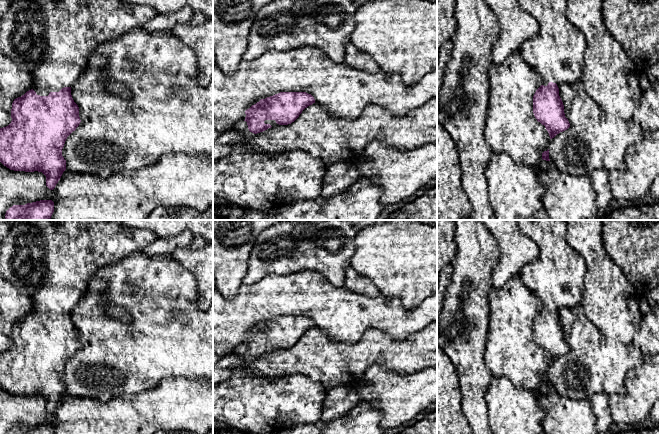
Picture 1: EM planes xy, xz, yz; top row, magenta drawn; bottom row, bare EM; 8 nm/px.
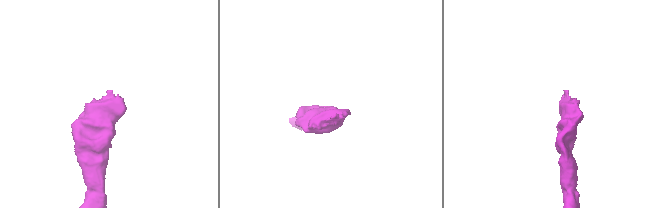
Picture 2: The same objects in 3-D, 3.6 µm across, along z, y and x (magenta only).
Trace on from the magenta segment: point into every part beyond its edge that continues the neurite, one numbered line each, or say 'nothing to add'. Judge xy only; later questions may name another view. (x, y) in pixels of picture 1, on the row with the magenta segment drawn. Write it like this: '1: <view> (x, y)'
1: xy (52, 40)

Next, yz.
1: yz (557, 51)

